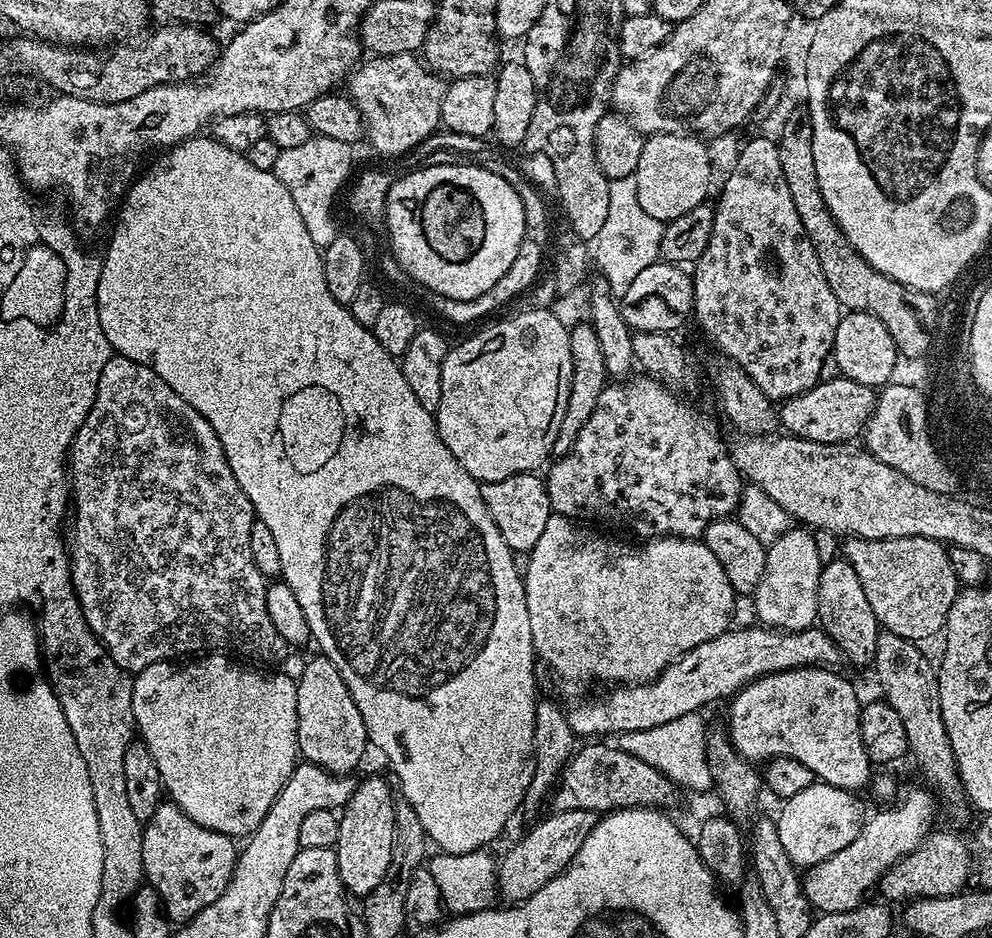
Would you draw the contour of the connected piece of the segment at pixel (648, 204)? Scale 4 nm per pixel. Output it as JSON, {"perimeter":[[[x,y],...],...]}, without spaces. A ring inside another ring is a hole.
{"perimeter":[[[658,132],[649,135],[642,146],[642,158],[638,158],[635,172],[636,185],[638,186],[638,203],[646,214],[662,221],[682,218],[694,206],[705,203],[709,199],[708,187],[712,184],[712,156],[703,139],[695,134],[682,132]]]}

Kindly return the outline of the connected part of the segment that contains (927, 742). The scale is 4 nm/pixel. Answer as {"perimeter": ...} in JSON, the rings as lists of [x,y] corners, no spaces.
{"perimeter":[[[881,631],[876,647],[876,662],[874,671],[876,671],[876,680],[880,683],[882,699],[884,703],[889,704],[902,718],[902,727],[906,729],[906,742],[911,759],[916,759],[916,764],[920,767],[920,772],[924,775],[923,783],[934,793],[935,799],[939,801],[944,808],[956,820],[964,820],[970,813],[970,805],[964,794],[964,787],[960,781],[960,775],[956,769],[956,759],[954,750],[950,746],[950,738],[946,734],[946,726],[942,722],[942,702],[938,698],[938,678],[937,669],[930,661],[924,657],[924,652],[919,643],[902,638],[893,632]]]}

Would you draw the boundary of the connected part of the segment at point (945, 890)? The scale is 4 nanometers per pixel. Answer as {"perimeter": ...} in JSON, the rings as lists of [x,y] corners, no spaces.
{"perimeter":[[[935,832],[926,836],[919,848],[903,856],[893,868],[886,870],[878,885],[878,892],[885,896],[885,901],[907,902],[919,900],[921,896],[954,896],[969,887],[972,856],[968,853],[963,838],[952,832]]]}

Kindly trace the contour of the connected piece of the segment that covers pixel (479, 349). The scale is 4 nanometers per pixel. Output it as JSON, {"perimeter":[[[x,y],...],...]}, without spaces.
{"perimeter":[[[547,307],[532,308],[529,312],[520,312],[509,320],[500,320],[481,332],[465,338],[461,344],[453,343],[449,347],[446,358],[442,362],[442,399],[434,413],[436,417],[436,433],[442,438],[444,445],[454,454],[454,458],[475,480],[481,484],[502,482],[502,478],[510,478],[514,474],[536,472],[545,467],[552,456],[552,447],[558,438],[558,430],[562,426],[562,414],[566,414],[566,402],[570,398],[570,382],[572,381],[572,355],[570,354],[569,325],[558,322],[558,318]]]}

